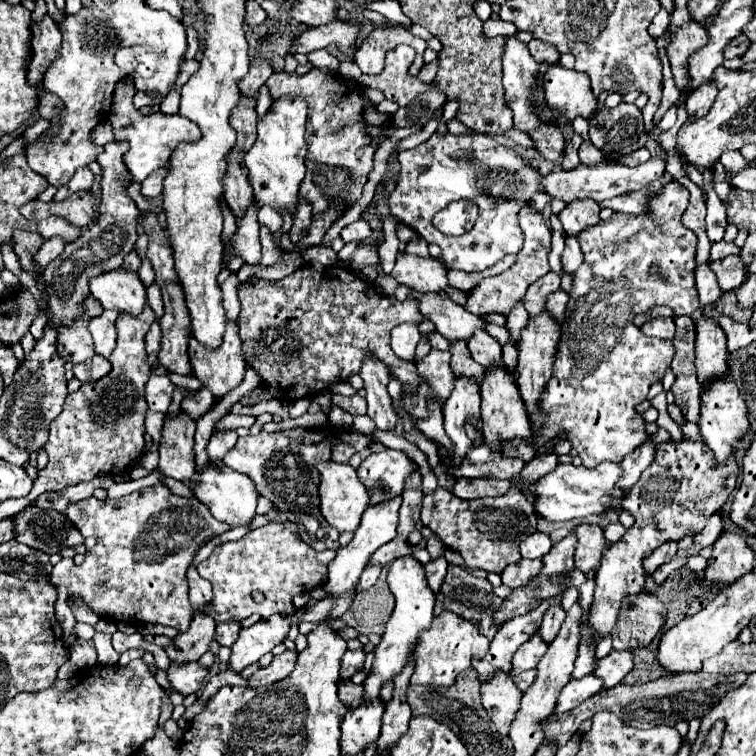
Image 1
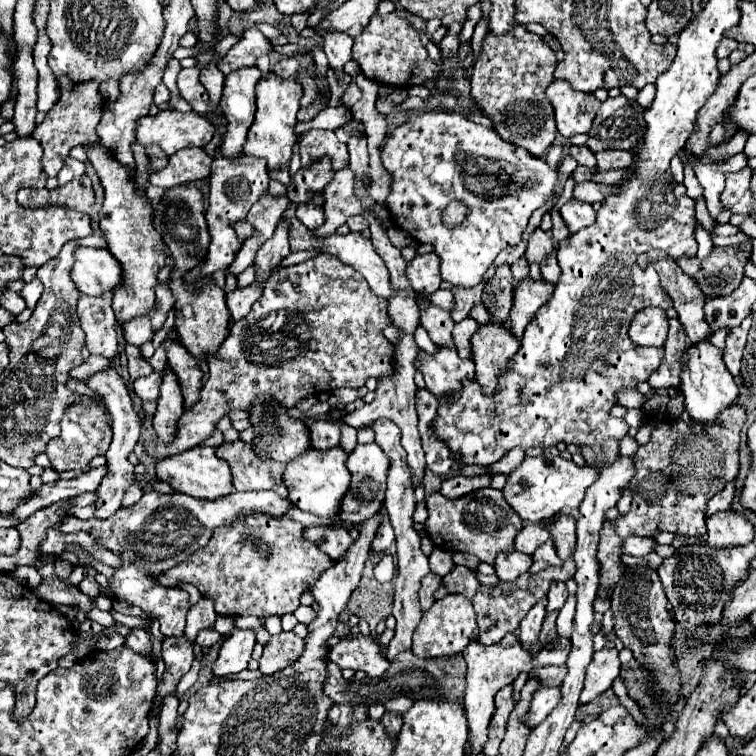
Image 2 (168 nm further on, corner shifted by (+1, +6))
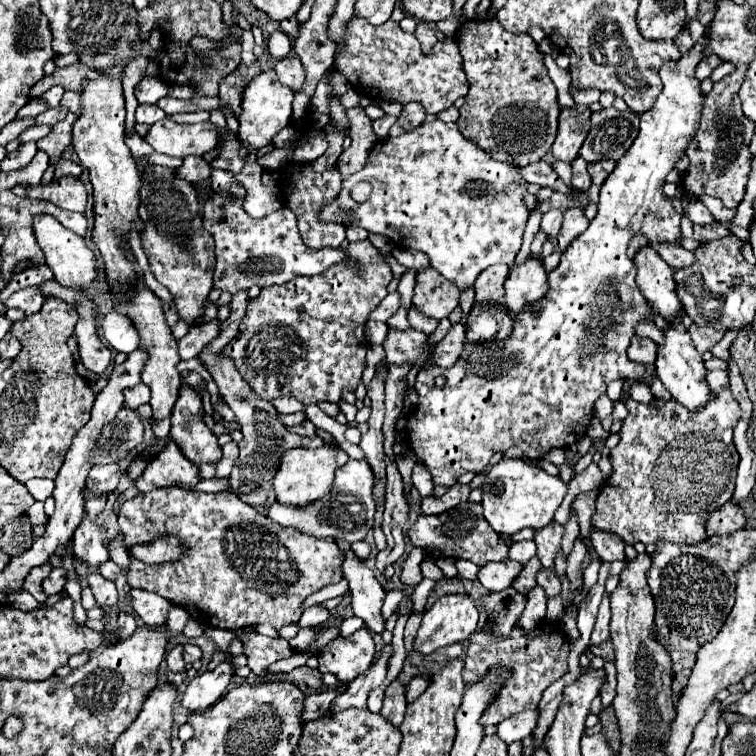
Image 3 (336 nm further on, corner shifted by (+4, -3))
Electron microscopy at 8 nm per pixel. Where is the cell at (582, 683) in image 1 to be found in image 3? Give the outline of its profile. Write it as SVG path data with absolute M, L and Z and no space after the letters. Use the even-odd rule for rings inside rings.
M529 709L529 711L521 711L505 721L499 723L497 727L497 735L509 745L515 741L523 741L527 735L533 733L535 725L539 719L539 711L537 709Z

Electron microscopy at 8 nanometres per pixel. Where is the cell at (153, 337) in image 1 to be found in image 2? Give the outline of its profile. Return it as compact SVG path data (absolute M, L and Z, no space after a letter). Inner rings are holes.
M136 316L128 322L122 322L122 334L124 340L134 346L142 346L144 342L148 342L148 338L152 338L152 326L148 322L148 316Z

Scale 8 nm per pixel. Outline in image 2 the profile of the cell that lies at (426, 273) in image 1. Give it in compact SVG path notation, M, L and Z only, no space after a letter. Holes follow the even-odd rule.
M434 252L416 256L412 262L408 262L406 274L408 274L408 280L416 292L432 294L440 288L440 282L442 282L440 258Z

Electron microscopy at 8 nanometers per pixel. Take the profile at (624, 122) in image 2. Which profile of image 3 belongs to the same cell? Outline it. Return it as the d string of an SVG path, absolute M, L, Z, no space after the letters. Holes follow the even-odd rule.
M615 107L601 109L591 115L589 135L579 151L587 163L601 159L619 161L627 147L637 137L639 117L633 111L617 111Z

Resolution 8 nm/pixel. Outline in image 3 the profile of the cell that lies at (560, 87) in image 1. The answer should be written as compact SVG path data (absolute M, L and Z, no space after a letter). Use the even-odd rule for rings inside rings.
M573 105L561 109L557 139L551 147L555 159L571 163L579 155L579 149L589 133L589 119L591 119L589 107Z

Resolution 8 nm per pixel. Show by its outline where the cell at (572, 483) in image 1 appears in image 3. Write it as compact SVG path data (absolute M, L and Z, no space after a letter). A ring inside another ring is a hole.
M501 459L483 483L483 515L501 535L513 535L525 527L541 529L553 521L555 509L567 495L567 483L521 459Z

